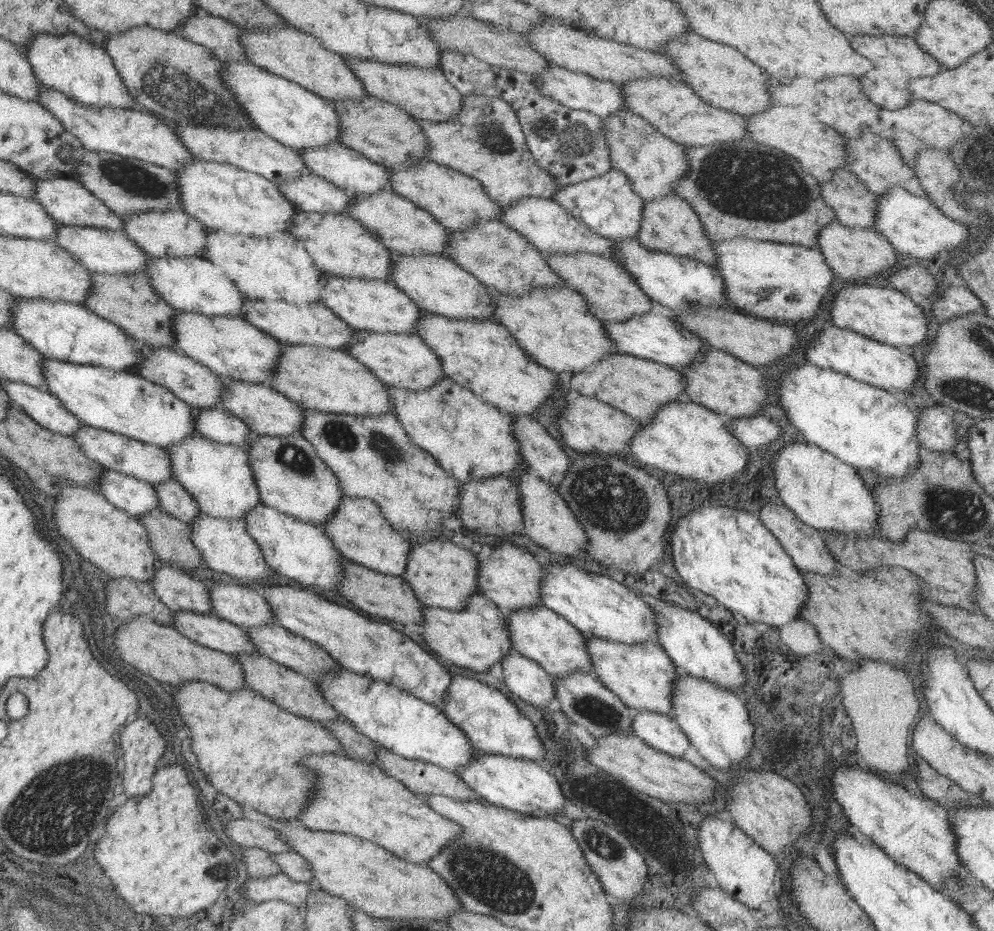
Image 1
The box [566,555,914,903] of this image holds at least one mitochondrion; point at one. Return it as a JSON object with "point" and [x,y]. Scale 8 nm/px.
{"point":[590,706]}

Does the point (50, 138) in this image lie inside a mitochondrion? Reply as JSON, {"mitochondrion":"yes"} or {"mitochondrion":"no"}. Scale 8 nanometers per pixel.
{"mitochondrion":"no"}

